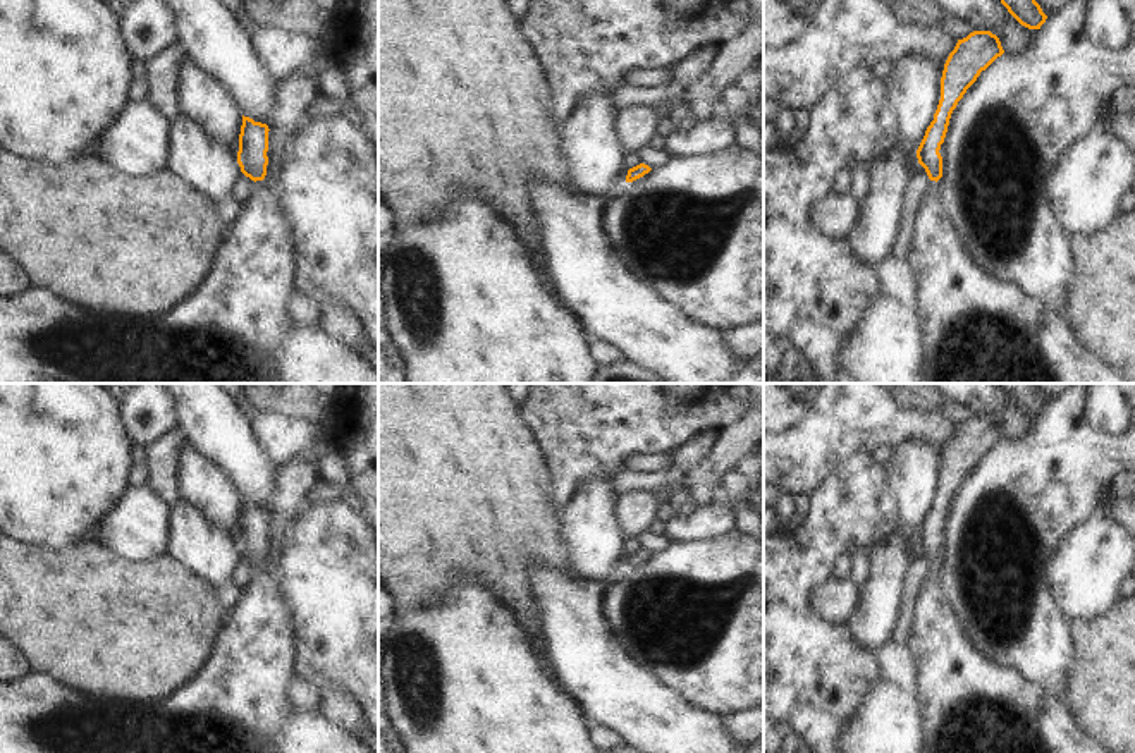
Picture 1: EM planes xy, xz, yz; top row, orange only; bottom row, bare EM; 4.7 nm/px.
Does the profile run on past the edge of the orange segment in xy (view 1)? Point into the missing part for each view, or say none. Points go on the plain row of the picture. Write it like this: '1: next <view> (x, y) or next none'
1: next xy (236, 702)

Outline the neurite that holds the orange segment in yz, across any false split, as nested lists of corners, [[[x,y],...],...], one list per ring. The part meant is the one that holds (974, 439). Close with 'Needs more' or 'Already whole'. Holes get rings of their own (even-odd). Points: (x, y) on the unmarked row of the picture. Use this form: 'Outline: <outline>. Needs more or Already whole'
Outline: [[[973,416],[958,425],[944,449],[934,505],[917,535],[918,548],[930,564],[930,574],[915,598],[906,646],[917,665],[915,698],[923,715],[923,753],[1111,753],[1080,727],[1066,703],[979,652],[944,595],[937,569],[942,562],[939,535],[951,499],[980,457],[1003,438],[999,423],[991,416]]]. Needs more.

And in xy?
Outline: [[[242,500],[237,548],[255,569],[218,631],[212,655],[187,684],[156,703],[139,705],[84,696],[41,670],[28,670],[12,683],[0,683],[0,753],[273,753],[273,736],[292,710],[289,686],[296,677],[296,640],[282,591],[261,567],[268,550],[268,516],[267,509]]]. Needs more.

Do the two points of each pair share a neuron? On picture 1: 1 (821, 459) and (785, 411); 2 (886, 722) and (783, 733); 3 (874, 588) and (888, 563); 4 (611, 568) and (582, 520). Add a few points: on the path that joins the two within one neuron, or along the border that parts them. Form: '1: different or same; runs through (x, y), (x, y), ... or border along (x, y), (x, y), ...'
1: same; runs through (809, 447), (797, 435), (795, 423)
2: different; border along (871, 691), (853, 721), (840, 734)
3: same; runs through (881, 581), (888, 569)
4: same; runs through (599, 556), (594, 550), (590, 532)

